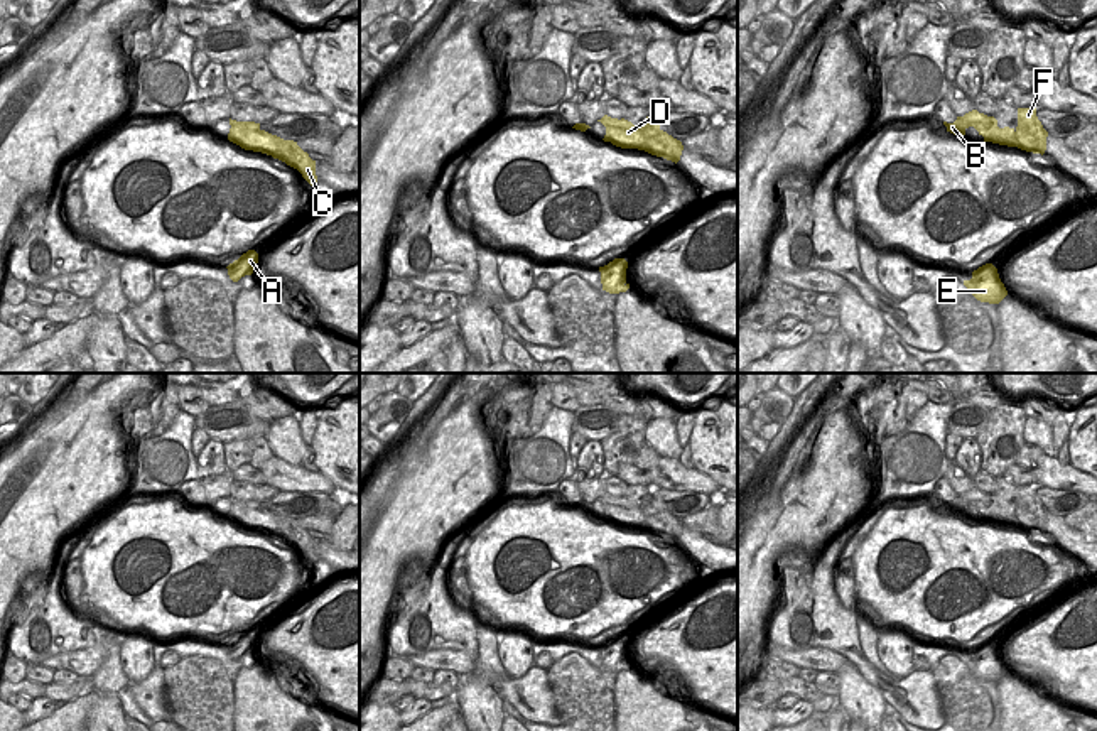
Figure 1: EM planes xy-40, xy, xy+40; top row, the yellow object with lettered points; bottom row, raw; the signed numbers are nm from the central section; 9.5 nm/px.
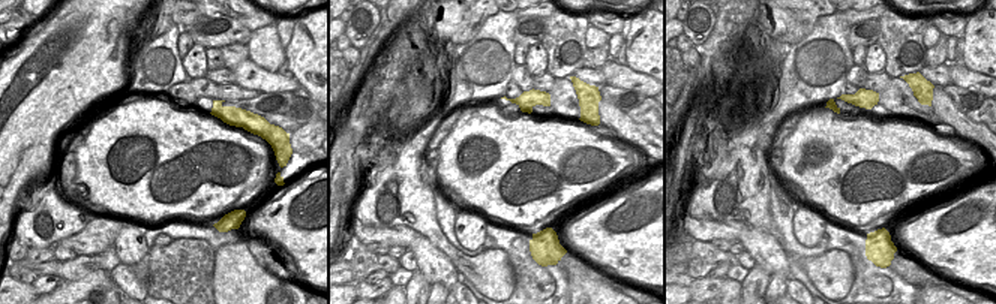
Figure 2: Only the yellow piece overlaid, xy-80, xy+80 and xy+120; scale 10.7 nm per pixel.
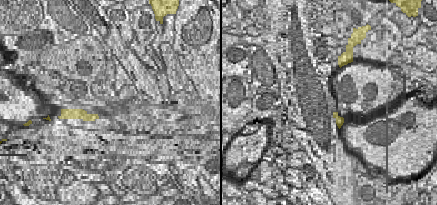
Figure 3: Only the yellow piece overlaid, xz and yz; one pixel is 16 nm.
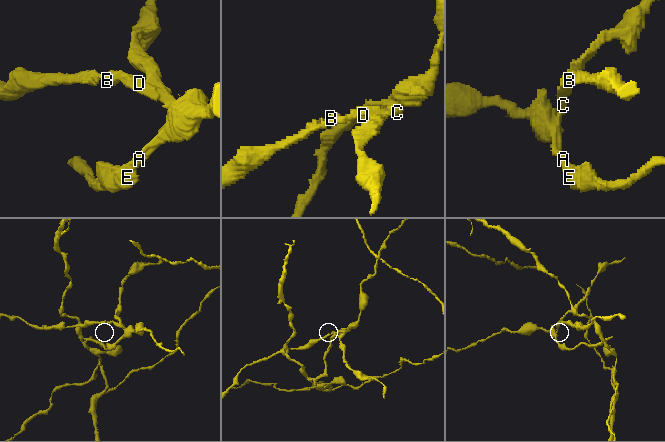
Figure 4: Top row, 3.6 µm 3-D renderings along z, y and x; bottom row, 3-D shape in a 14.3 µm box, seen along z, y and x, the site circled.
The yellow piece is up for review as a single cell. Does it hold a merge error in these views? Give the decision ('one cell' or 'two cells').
two cells

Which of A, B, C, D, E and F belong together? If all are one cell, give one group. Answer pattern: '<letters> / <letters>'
A C E F / B D

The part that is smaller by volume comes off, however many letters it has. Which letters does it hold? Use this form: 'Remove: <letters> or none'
Remove: B, D

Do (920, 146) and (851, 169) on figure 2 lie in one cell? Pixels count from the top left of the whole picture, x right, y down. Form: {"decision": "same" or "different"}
{"decision": "same"}

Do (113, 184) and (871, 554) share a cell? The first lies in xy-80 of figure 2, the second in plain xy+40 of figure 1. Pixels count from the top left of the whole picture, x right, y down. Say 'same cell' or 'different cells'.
same cell

